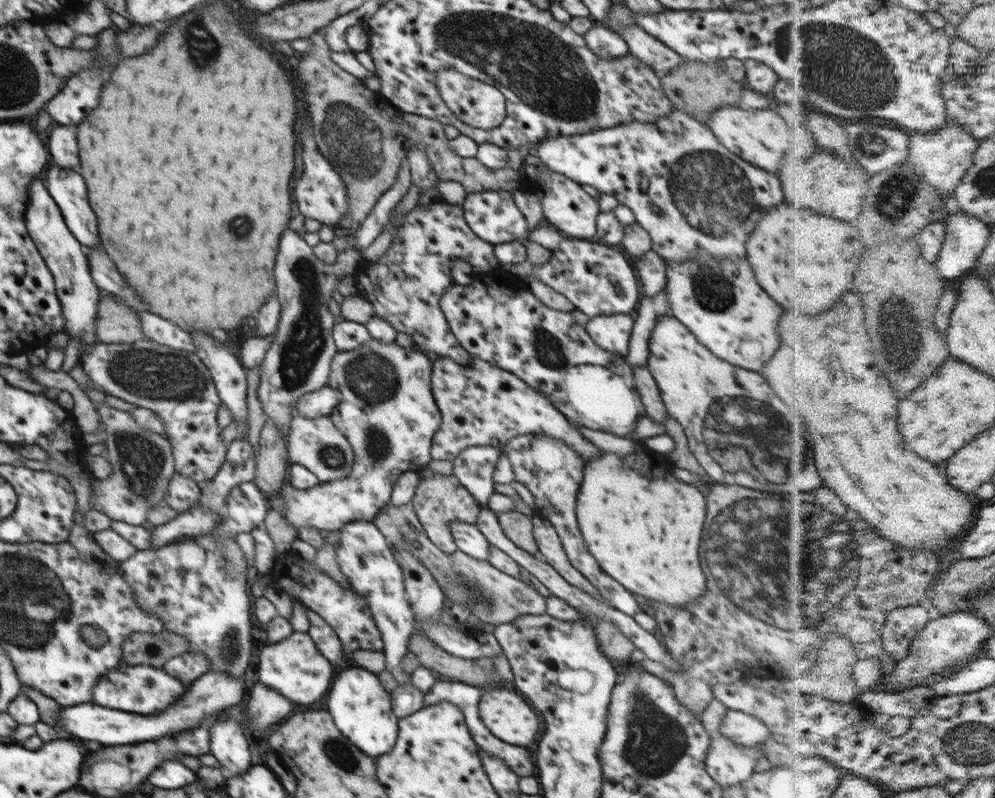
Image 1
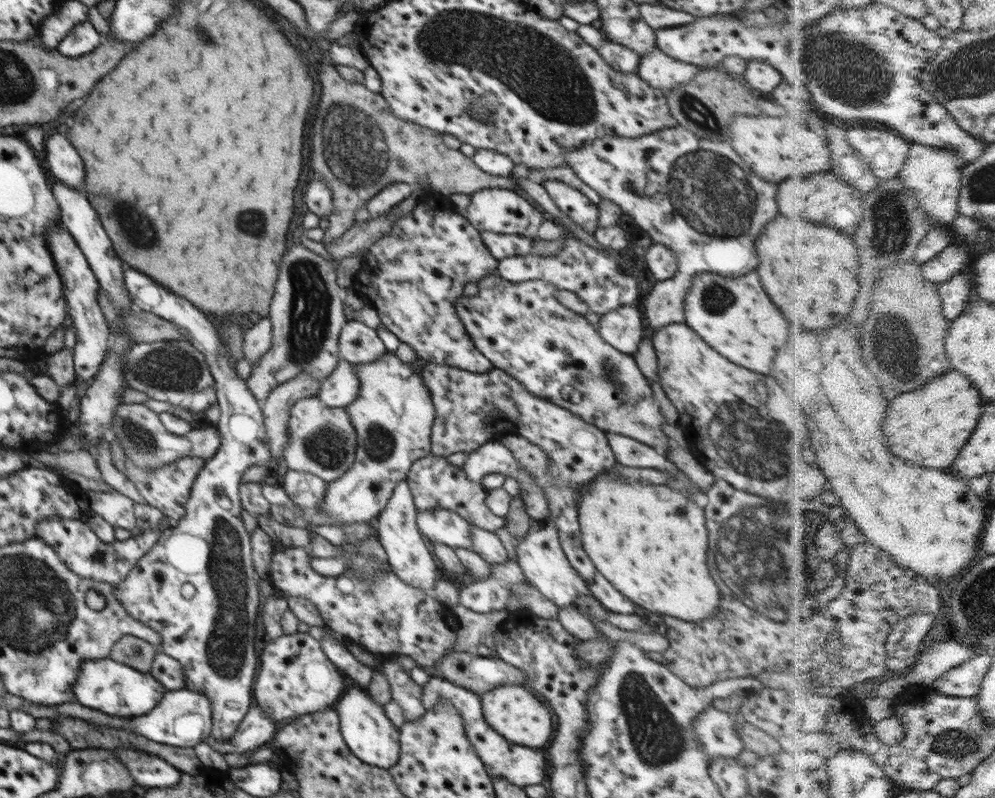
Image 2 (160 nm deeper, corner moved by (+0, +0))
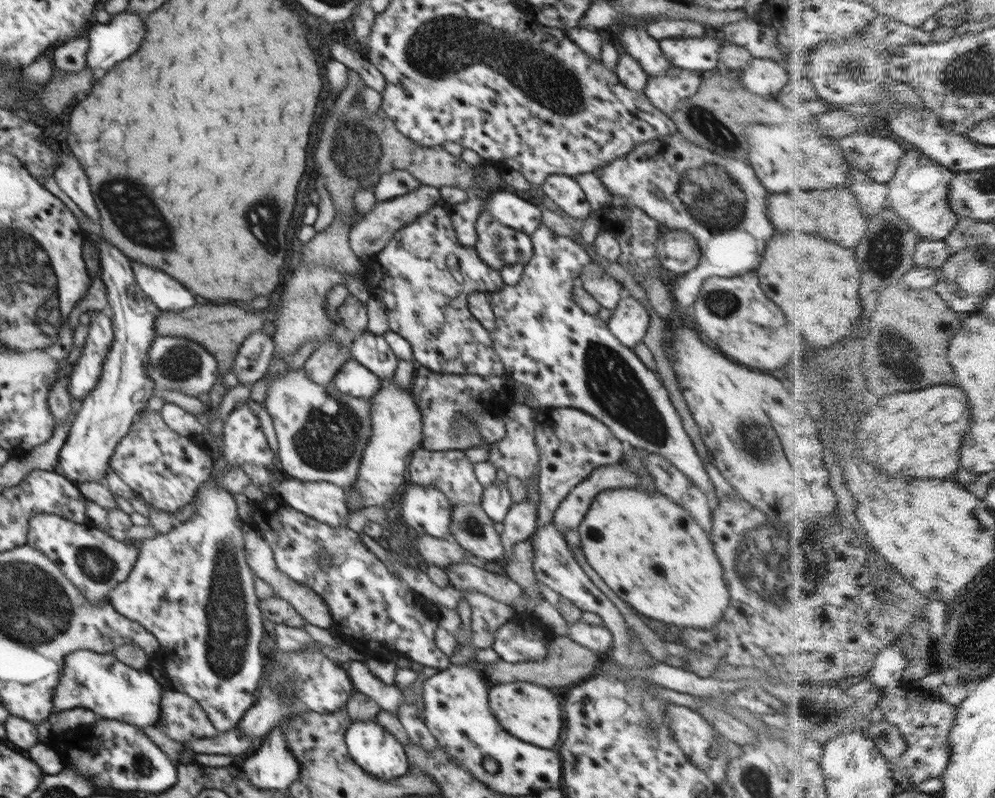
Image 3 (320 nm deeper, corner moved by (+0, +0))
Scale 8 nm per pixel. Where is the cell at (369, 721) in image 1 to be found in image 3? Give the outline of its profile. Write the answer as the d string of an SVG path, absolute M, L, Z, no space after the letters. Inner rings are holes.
M356 720L345 732L345 743L354 762L366 773L379 778L379 780L393 780L408 773L407 754L404 745L398 739L384 730L376 720Z

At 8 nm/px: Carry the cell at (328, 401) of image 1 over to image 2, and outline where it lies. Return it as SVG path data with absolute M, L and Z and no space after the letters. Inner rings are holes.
M340 359L336 368L321 380L318 397L326 406L346 407L352 404L358 396L360 379L353 364Z

